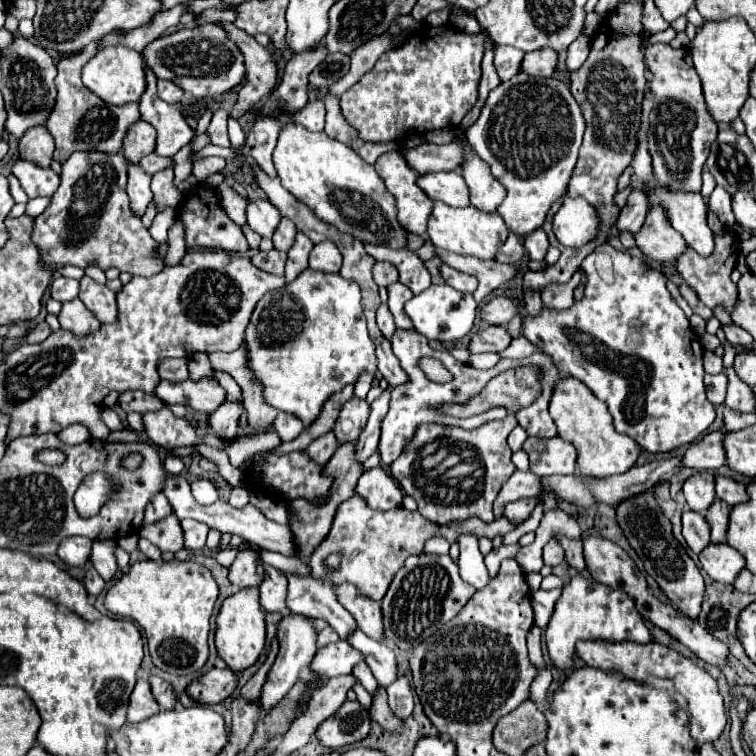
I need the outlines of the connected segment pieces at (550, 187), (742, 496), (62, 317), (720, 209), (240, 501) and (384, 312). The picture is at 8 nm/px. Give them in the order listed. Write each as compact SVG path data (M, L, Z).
M521 71L517 73L517 77L499 83L489 93L479 119L467 131L467 141L477 151L477 155L489 163L493 177L501 181L501 185L507 189L507 197L497 207L497 213L503 217L511 233L525 237L531 231L539 229L551 205L567 195L567 187L569 187L573 167L577 163L577 151L581 145L583 131L585 131L585 119L581 115L581 109L573 99L567 83L559 79L531 77Z
M717 475L715 477L715 491L717 491L717 497L721 497L721 501L725 501L729 507L733 507L737 503L749 501L749 495L745 491L745 485L733 481L731 477Z
M73 299L69 303L63 303L63 309L59 313L59 323L63 329L73 331L77 335L93 333L101 325L95 319L95 315L89 309L85 309L85 303L81 299Z
M719 185L715 187L715 191L711 193L709 197L709 207L713 209L713 213L719 217L719 221L727 227L733 227L735 225L735 217L733 217L733 211L731 211L731 195L725 193L725 189L721 189Z
M239 485L239 487L233 487L231 491L231 499L229 499L229 505L233 507L245 507L249 503L249 489L245 485Z
M381 303L379 309L377 309L377 325L381 329L381 333L389 339L393 335L393 329L395 329L395 323L393 323L393 315L387 307L387 303Z

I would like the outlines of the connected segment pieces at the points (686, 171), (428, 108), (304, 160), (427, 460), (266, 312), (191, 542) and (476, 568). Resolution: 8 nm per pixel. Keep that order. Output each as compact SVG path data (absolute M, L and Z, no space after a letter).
M655 43L645 49L645 65L653 73L649 89L653 93L653 109L649 113L649 153L653 157L653 173L661 185L681 185L681 189L701 191L701 171L709 147L717 137L717 123L707 111L701 81L693 69L687 47L673 49Z
M423 25L397 49L385 51L375 67L367 71L353 87L341 95L343 117L359 131L359 137L371 143L397 141L407 135L421 135L433 129L459 127L467 111L477 103L477 85L481 77L481 59L485 53L485 33L465 33L455 25Z
M291 123L279 133L279 143L273 151L273 163L283 187L299 201L309 205L319 219L361 241L373 241L393 249L405 247L407 235L401 225L397 225L393 197L385 191L383 181L377 177L373 165L365 163L345 143L327 137L323 131L311 133L303 125Z
M507 415L501 421L489 421L471 431L435 423L419 425L389 471L399 481L401 489L417 501L419 513L425 519L437 525L469 517L479 517L481 521L491 523L493 501L501 485L515 471L512 450L507 445L507 435L515 425L517 419L513 415Z
M307 267L295 281L265 293L253 309L245 341L249 345L253 369L257 369L257 377L265 383L265 401L279 411L297 415L305 425L315 421L329 393L343 389L347 383L355 383L361 371L377 371L375 345L369 339L365 315L361 311L359 285L351 279L343 279L339 273L321 273Z
M183 519L181 521L183 533L185 533L185 549L201 549L205 547L205 539L209 533L209 527L205 523L193 521L193 519Z
M461 533L457 537L459 545L459 573L463 581L469 581L475 589L483 589L489 583L489 573L483 563L483 555L477 547L477 537L471 533Z

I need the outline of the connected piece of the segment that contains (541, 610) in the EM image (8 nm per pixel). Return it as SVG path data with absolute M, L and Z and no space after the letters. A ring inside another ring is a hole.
M539 589L531 595L531 605L533 605L533 611L535 611L535 625L539 625L541 629L547 627L559 595L561 595L561 589L551 589L551 591Z

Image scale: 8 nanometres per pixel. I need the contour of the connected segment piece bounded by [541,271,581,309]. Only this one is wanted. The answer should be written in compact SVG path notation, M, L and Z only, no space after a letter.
M577 271L569 283L559 283L559 285L549 283L541 291L543 305L549 305L551 309L569 309L569 305L573 305L573 291L579 285L579 279L581 279L581 271Z

